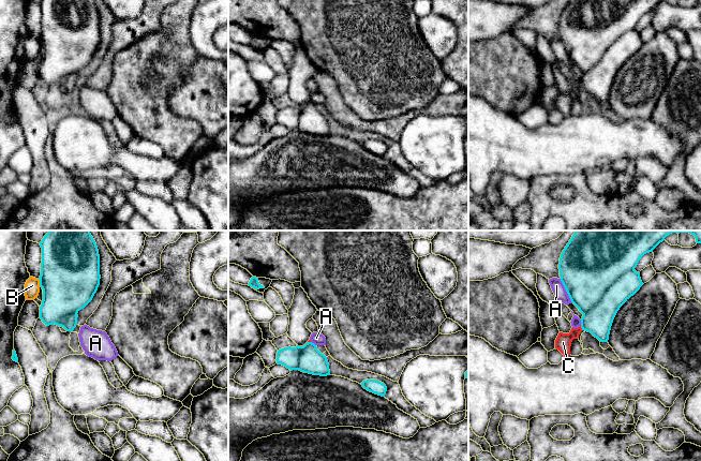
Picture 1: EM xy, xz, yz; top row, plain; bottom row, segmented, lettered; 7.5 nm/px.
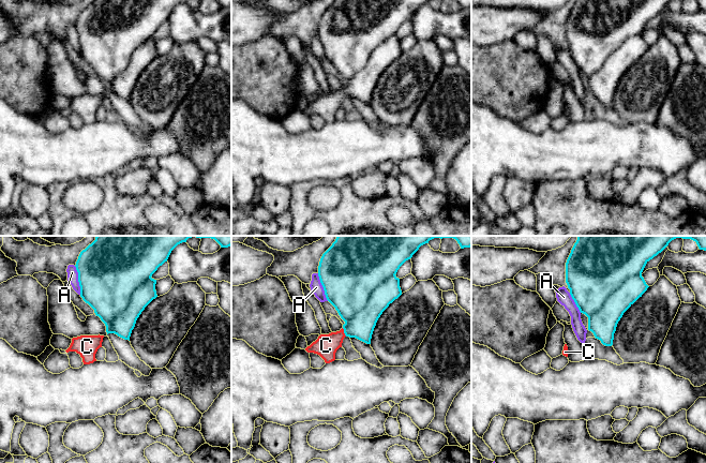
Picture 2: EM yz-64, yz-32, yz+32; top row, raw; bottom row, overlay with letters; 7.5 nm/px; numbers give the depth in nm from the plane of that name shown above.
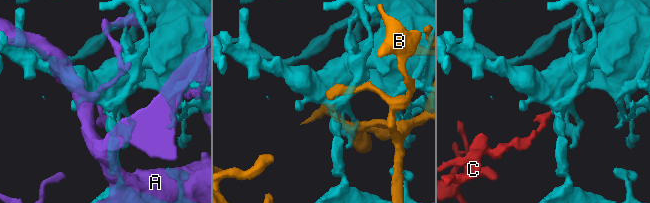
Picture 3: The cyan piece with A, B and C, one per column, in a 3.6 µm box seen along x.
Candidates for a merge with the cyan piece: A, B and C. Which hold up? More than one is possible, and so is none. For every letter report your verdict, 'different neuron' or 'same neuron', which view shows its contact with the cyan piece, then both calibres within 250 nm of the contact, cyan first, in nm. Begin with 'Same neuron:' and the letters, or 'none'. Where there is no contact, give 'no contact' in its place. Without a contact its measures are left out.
Same neuron: C
A: different neuron | yz | 500/90 nm
B: different neuron | xy | 440/110 nm
C: same neuron | yz | 320/120 nm

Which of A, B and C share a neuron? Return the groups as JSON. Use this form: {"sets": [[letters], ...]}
{"sets": [["A"], ["B"], ["C"]]}

